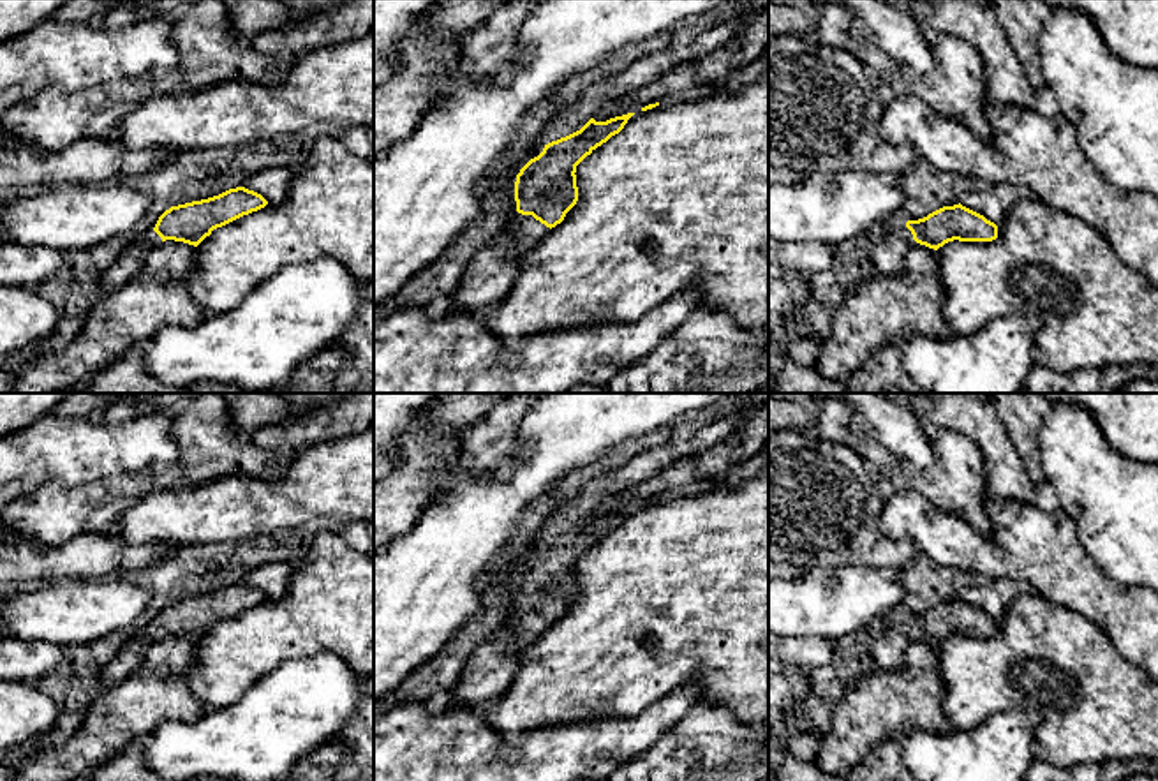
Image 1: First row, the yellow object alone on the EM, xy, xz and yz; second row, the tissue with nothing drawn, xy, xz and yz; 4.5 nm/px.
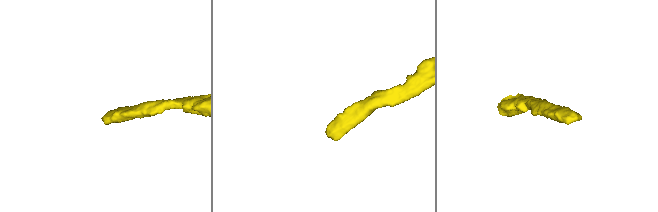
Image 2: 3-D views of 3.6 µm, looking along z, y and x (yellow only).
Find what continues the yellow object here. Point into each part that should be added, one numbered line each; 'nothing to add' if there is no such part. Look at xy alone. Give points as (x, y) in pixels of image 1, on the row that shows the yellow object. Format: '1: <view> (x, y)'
1: xy (131, 260)

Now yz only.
1: yz (889, 254)

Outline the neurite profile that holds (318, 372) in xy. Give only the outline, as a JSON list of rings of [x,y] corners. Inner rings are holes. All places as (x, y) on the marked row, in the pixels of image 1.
[[[337,346],[328,347],[298,367],[280,390],[286,393],[335,393],[335,376],[344,358]]]

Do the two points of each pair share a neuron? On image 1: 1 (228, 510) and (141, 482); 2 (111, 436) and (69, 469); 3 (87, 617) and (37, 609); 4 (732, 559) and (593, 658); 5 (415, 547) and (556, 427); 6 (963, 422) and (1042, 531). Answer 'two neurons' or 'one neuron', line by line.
1: two neurons
2: one neuron
3: one neuron
4: one neuron
5: one neuron
6: two neurons

